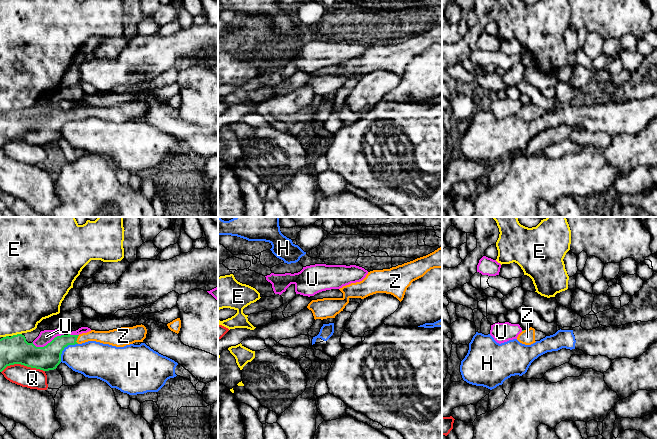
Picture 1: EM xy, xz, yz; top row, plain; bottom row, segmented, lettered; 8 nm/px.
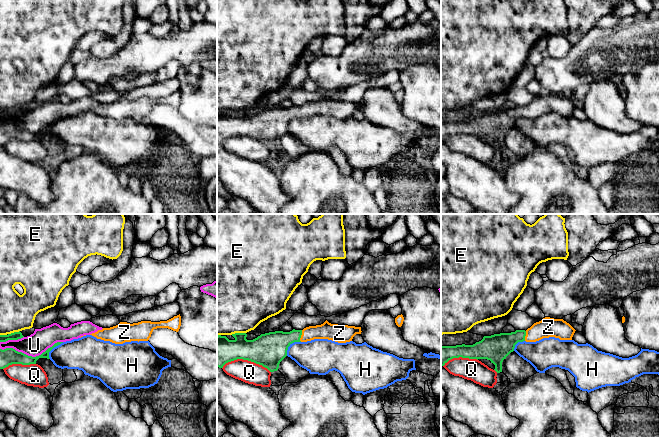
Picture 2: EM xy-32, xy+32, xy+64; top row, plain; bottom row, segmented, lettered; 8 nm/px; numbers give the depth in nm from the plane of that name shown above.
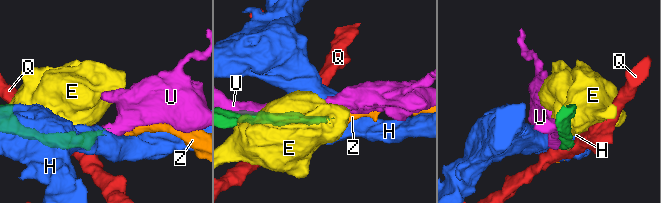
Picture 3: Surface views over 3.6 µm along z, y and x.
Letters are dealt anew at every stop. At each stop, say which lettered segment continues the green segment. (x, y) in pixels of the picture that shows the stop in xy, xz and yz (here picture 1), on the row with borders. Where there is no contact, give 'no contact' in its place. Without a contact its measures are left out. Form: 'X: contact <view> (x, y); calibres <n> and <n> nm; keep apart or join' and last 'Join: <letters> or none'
E: contact xy (17, 334); calibres 220 and 380 nm; keep apart
H: contact xy (63, 349); calibres 200 and 280 nm; keep apart
Q: contact xy (22, 364); calibres 220 and 170 nm; keep apart
U: contact xy (48, 343); calibres 200 and 110 nm; keep apart
Z: contact xy (76, 339); calibres 180 and 110 nm; join
Join: Z

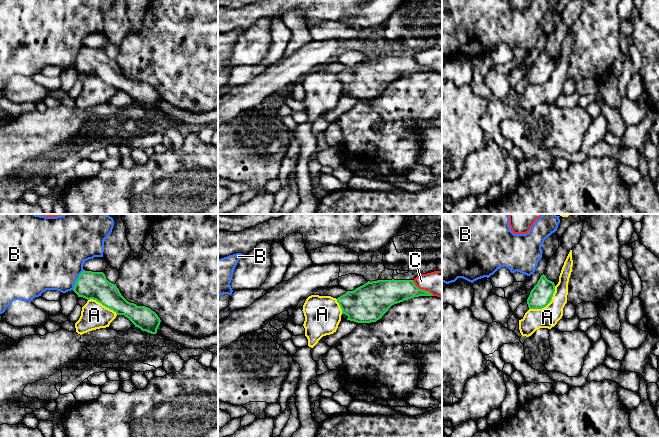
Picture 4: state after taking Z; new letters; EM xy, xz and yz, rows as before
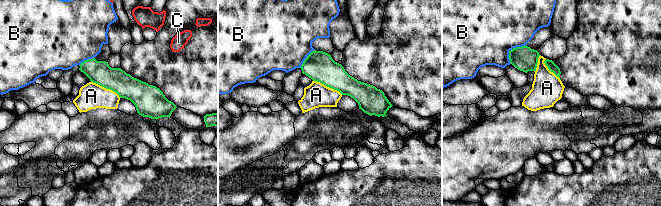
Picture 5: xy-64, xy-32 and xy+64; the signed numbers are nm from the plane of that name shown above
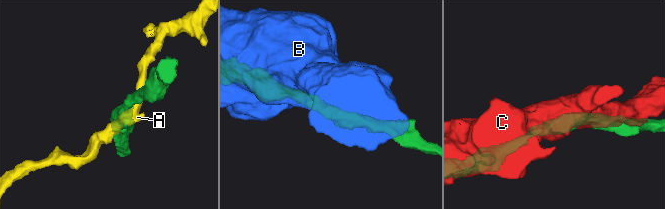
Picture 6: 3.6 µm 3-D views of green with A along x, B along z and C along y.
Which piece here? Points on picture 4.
A: contact yz (547, 304); calibres 180 and 170 nm; keep apart
B: contact xy (77, 280); calibres 220 and 480 nm; keep apart
C: contact xz (421, 289); calibres 200 and 200 nm; keep apart
Join: none

